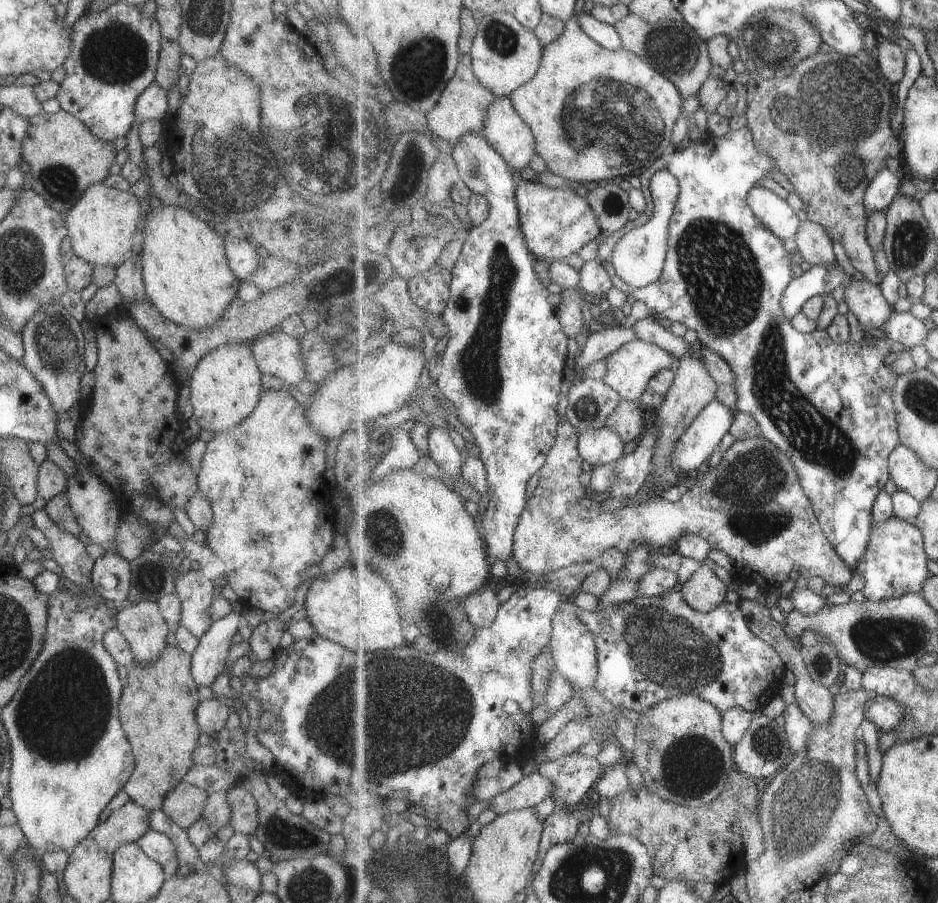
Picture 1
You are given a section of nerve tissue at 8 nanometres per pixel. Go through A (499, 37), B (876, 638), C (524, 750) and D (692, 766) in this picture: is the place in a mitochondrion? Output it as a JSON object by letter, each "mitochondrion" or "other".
{"A":"mitochondrion","B":"mitochondrion","C":"other","D":"mitochondrion"}

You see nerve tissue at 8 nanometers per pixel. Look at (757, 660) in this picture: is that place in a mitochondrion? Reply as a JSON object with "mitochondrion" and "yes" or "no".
{"mitochondrion":"no"}

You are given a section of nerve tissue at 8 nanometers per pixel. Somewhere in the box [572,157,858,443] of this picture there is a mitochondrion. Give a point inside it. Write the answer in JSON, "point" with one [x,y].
{"point":[721,275]}

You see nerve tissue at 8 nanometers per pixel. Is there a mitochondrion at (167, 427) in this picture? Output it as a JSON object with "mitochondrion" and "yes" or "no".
{"mitochondrion":"no"}

